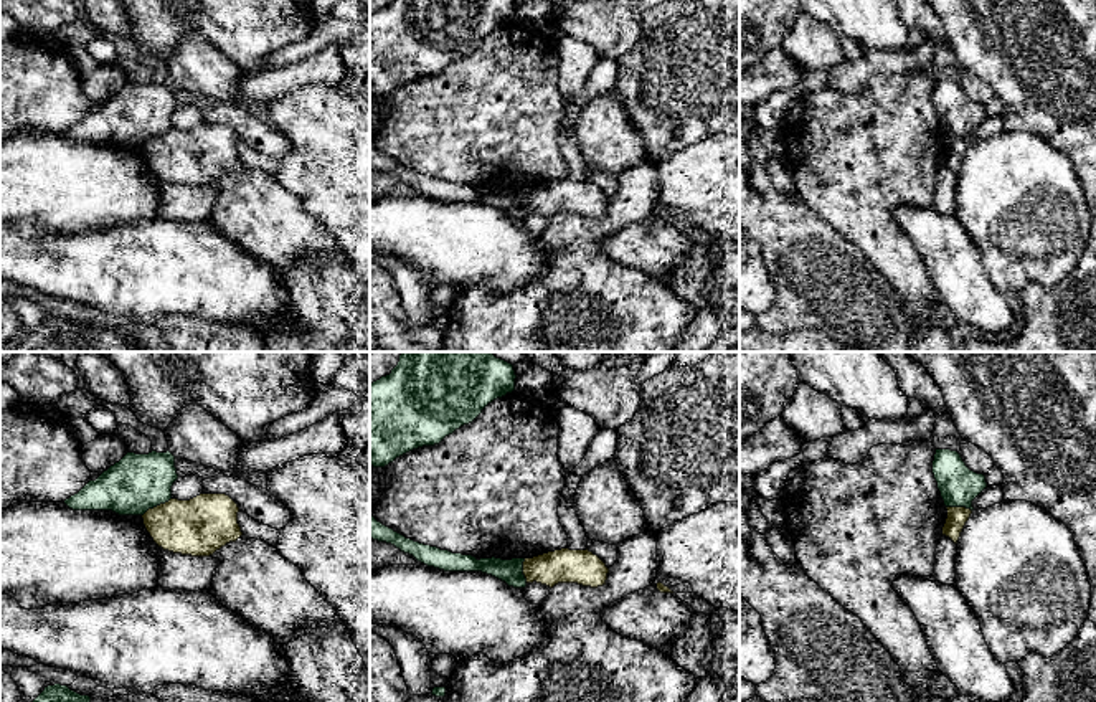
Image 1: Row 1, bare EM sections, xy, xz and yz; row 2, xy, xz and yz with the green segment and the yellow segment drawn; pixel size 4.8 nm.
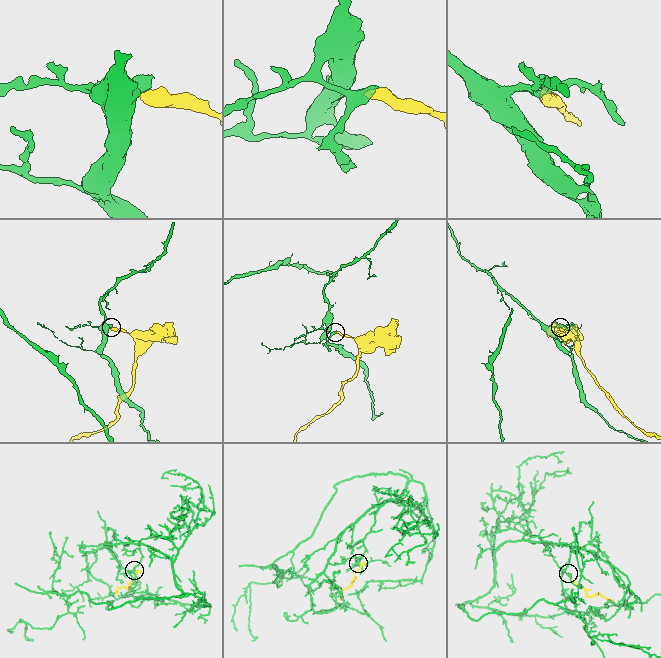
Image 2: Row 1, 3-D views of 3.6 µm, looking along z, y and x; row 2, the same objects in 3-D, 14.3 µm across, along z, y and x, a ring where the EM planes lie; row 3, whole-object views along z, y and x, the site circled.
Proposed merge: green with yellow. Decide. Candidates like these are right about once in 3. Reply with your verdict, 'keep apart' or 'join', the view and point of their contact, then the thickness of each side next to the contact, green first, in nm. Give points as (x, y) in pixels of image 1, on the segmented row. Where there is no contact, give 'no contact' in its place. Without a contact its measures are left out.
keep apart; meets green in xy at (155, 506); 280 nm thick on the green side, 280 nm on the other

